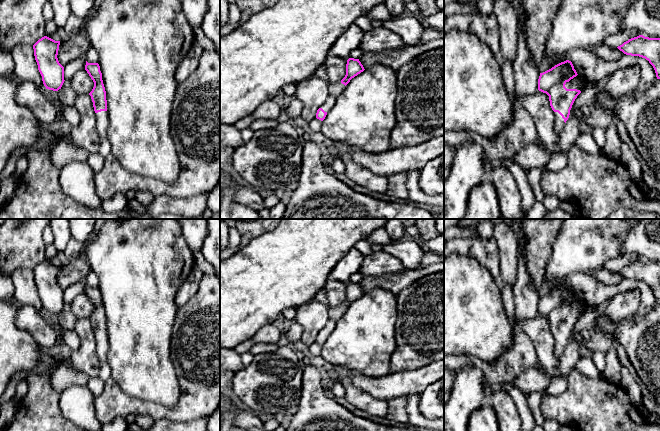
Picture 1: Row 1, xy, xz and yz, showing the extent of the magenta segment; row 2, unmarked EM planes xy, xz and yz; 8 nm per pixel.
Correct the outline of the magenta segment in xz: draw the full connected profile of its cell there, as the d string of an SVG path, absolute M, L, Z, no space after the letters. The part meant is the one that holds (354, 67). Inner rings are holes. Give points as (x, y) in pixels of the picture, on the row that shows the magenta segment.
M349 58L346 64L346 75L338 83L329 83L328 86L328 98L326 102L317 110L316 118L323 121L327 113L334 106L338 96L341 94L345 86L350 82L352 78L363 72L365 69L359 59Z

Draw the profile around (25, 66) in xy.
M17 45L10 52L14 61L14 75L19 81L31 81L39 89L43 84L42 76L31 45Z

